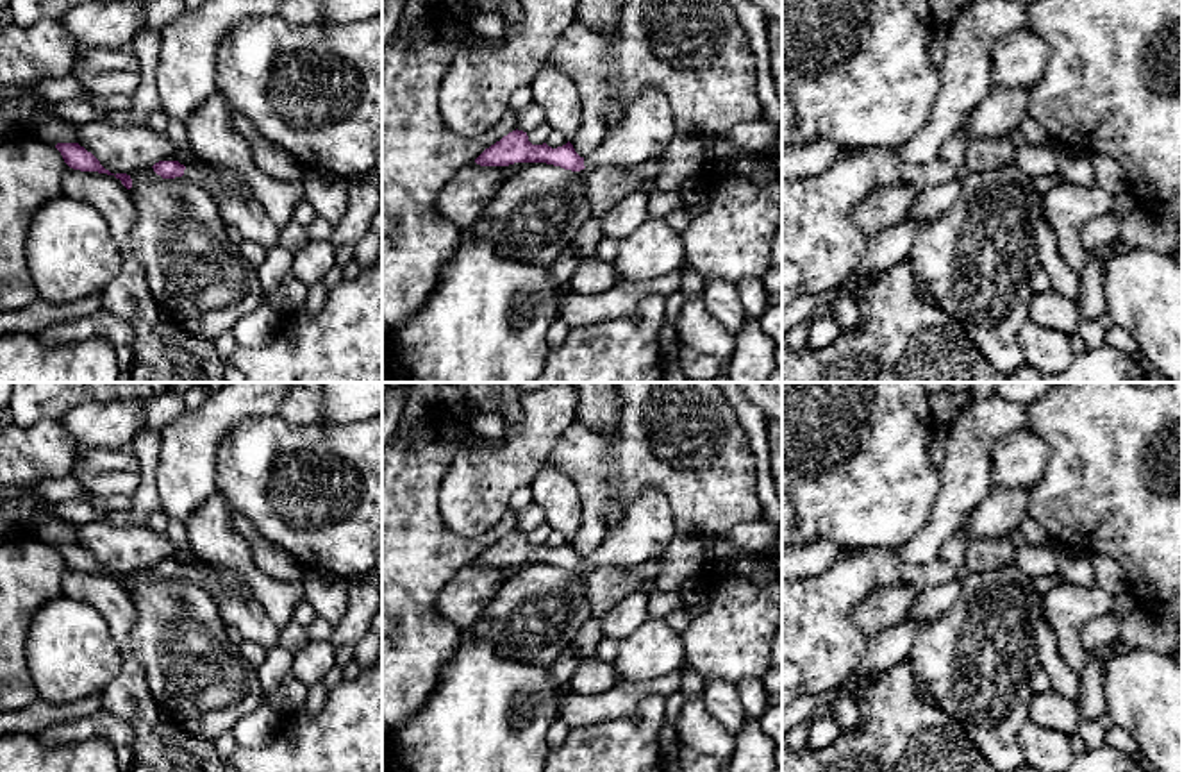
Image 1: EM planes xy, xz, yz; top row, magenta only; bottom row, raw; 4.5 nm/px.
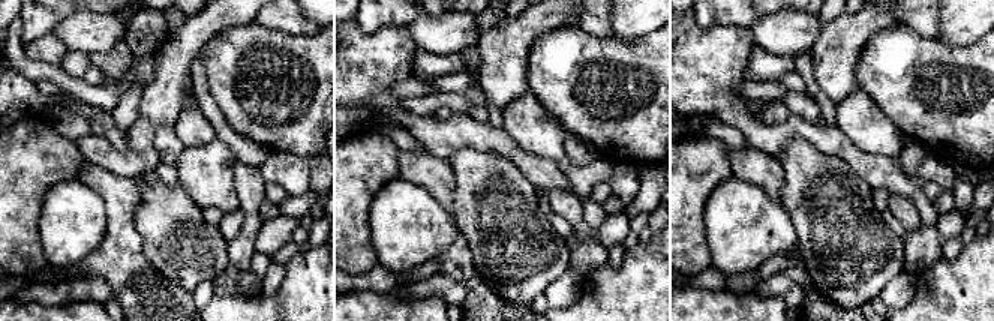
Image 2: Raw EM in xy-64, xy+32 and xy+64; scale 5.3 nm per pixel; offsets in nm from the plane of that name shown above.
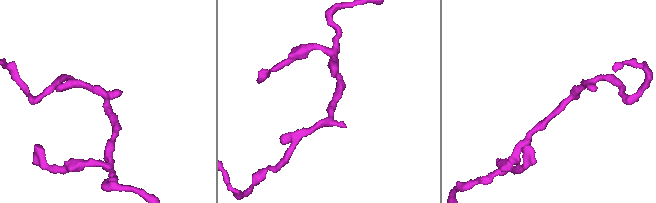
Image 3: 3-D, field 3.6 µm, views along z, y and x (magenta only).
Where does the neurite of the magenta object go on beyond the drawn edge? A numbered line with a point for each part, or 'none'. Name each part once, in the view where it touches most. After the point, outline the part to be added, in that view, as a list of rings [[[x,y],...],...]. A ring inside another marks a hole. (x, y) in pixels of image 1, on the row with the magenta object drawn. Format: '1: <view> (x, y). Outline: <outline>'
1: xz (647, 125). Outline: [[[648,88],[625,109],[620,123],[609,129],[600,147],[584,157],[586,168],[630,168],[662,155],[677,134],[673,111],[664,91]]]

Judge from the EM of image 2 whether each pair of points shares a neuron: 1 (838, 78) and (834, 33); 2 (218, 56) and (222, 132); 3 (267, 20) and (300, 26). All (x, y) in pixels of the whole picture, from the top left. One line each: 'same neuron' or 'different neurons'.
1: same neuron
2: different neurons
3: same neuron

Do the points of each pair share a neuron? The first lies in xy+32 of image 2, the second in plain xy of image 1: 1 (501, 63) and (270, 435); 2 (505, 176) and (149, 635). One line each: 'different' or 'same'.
1: different
2: same

